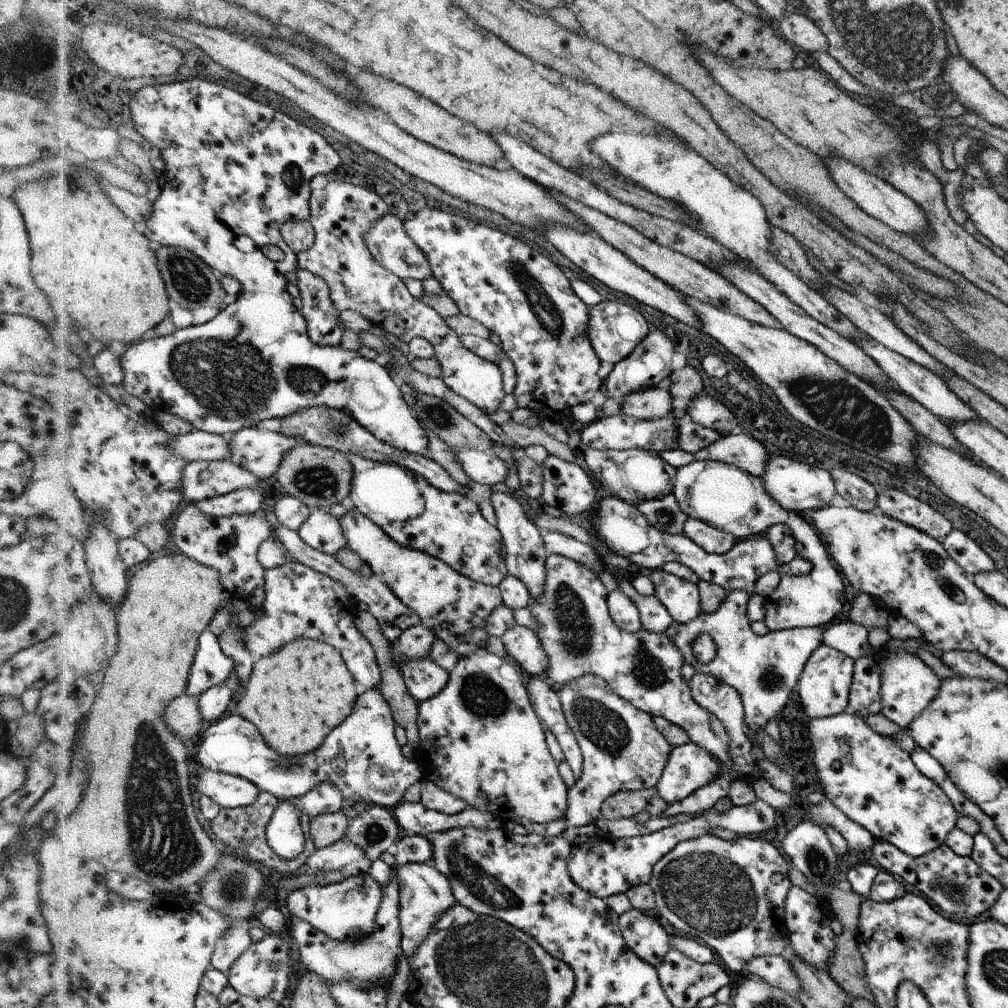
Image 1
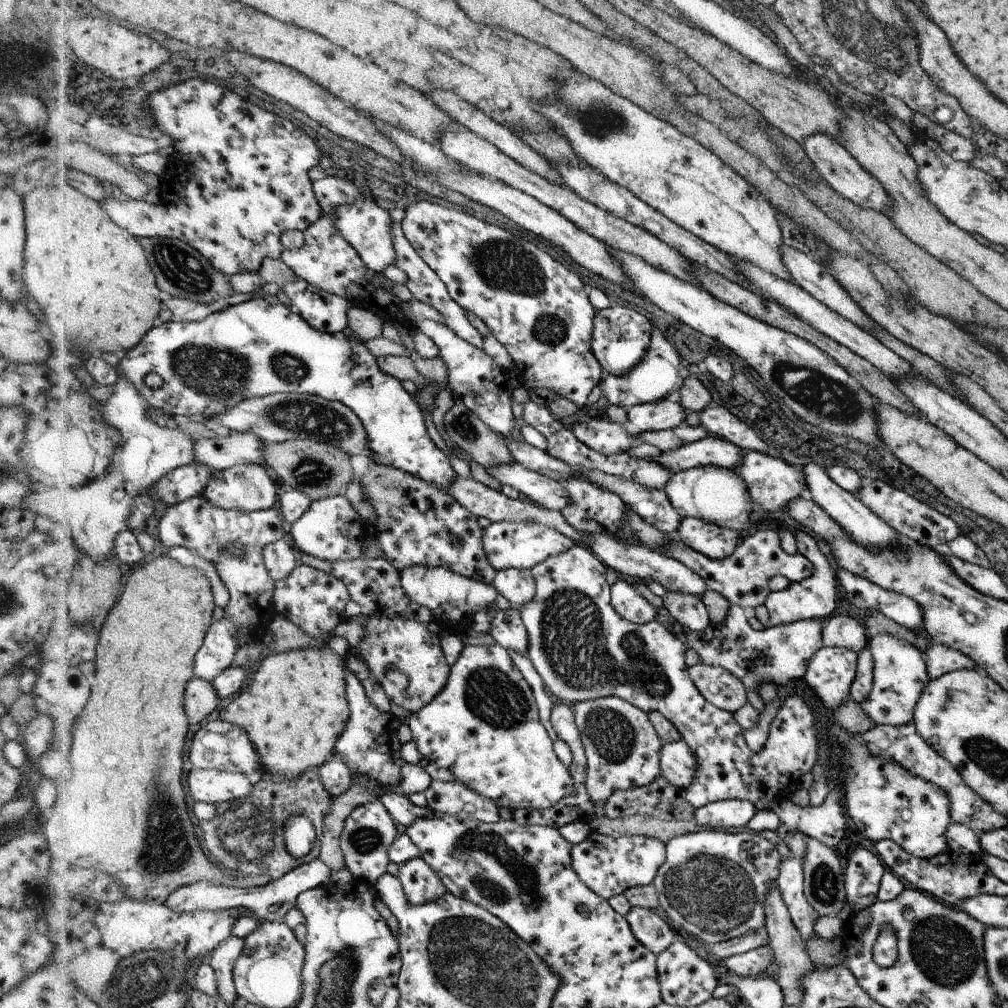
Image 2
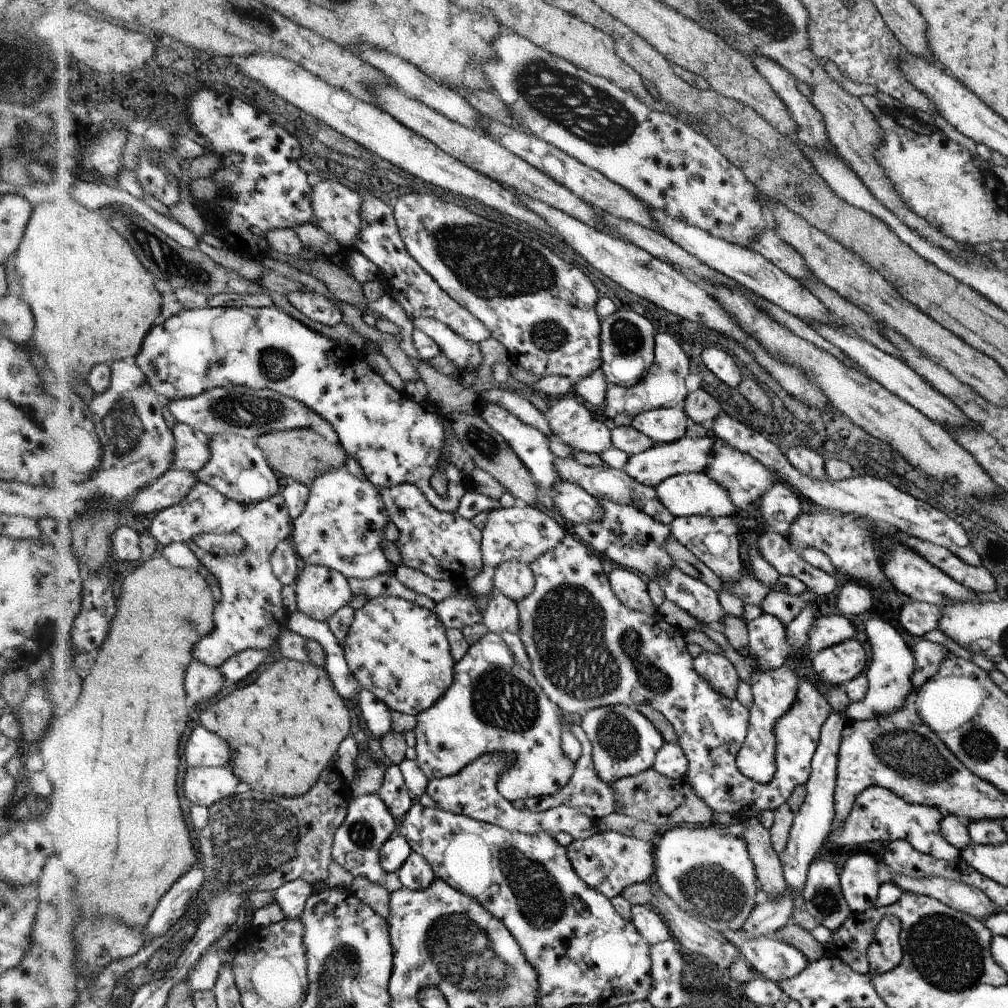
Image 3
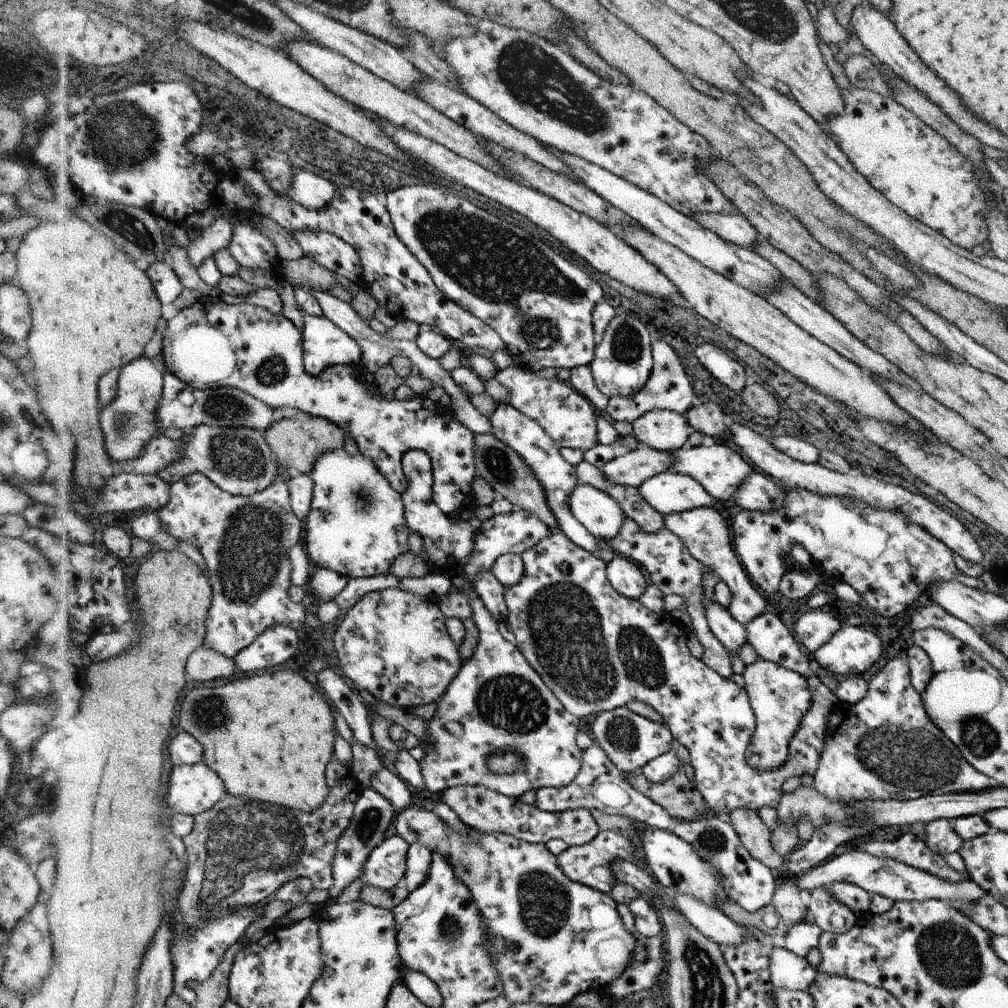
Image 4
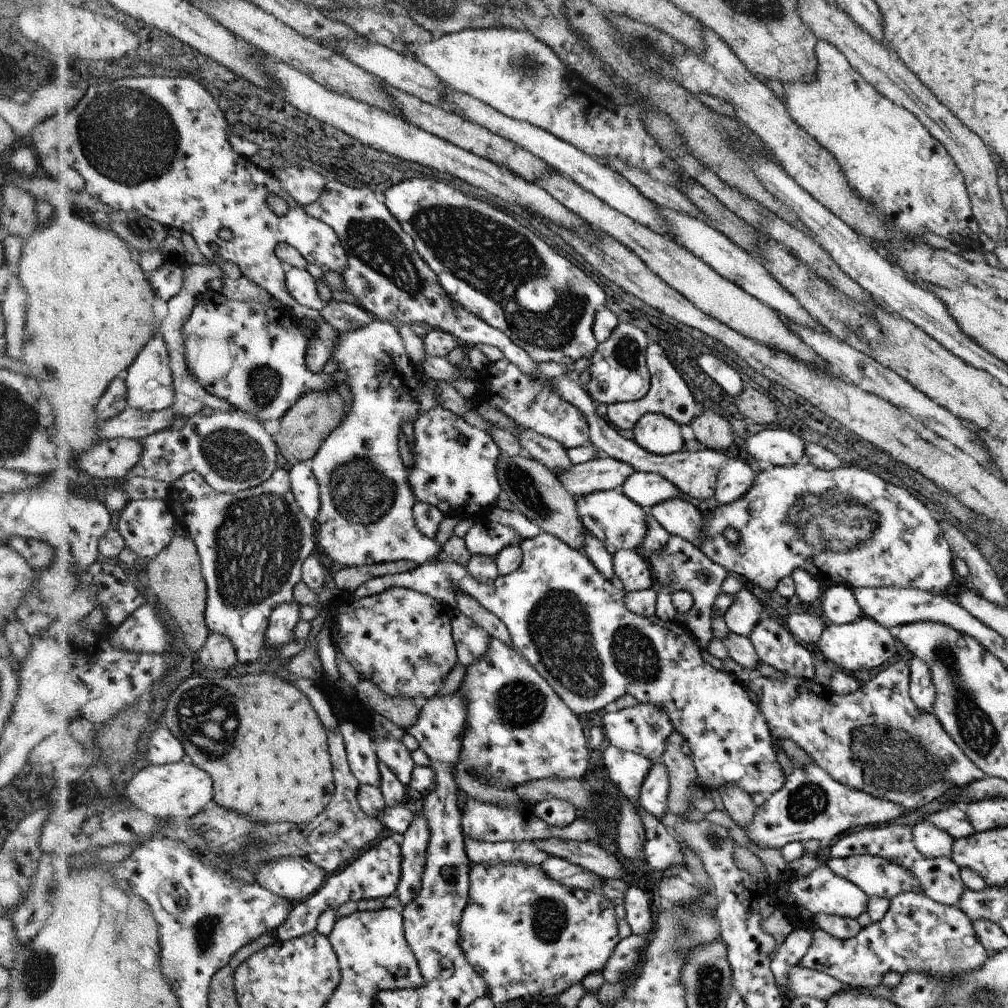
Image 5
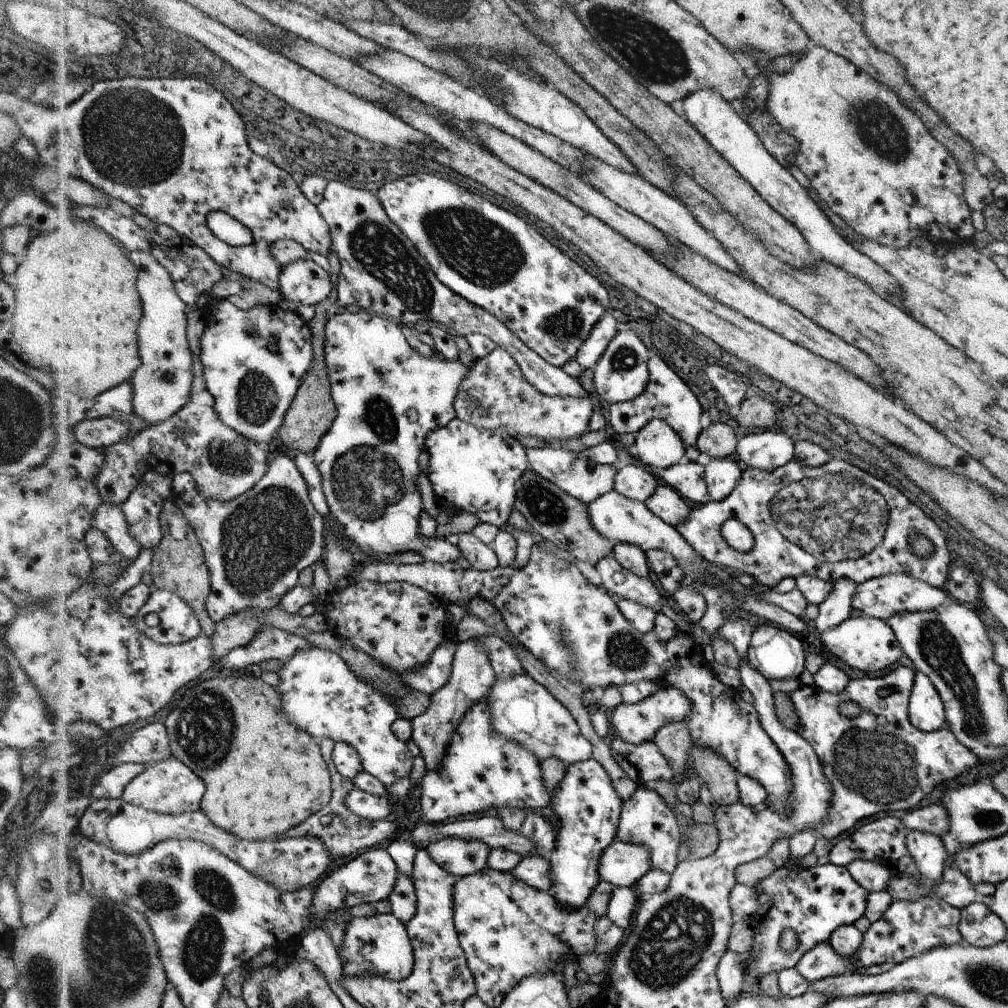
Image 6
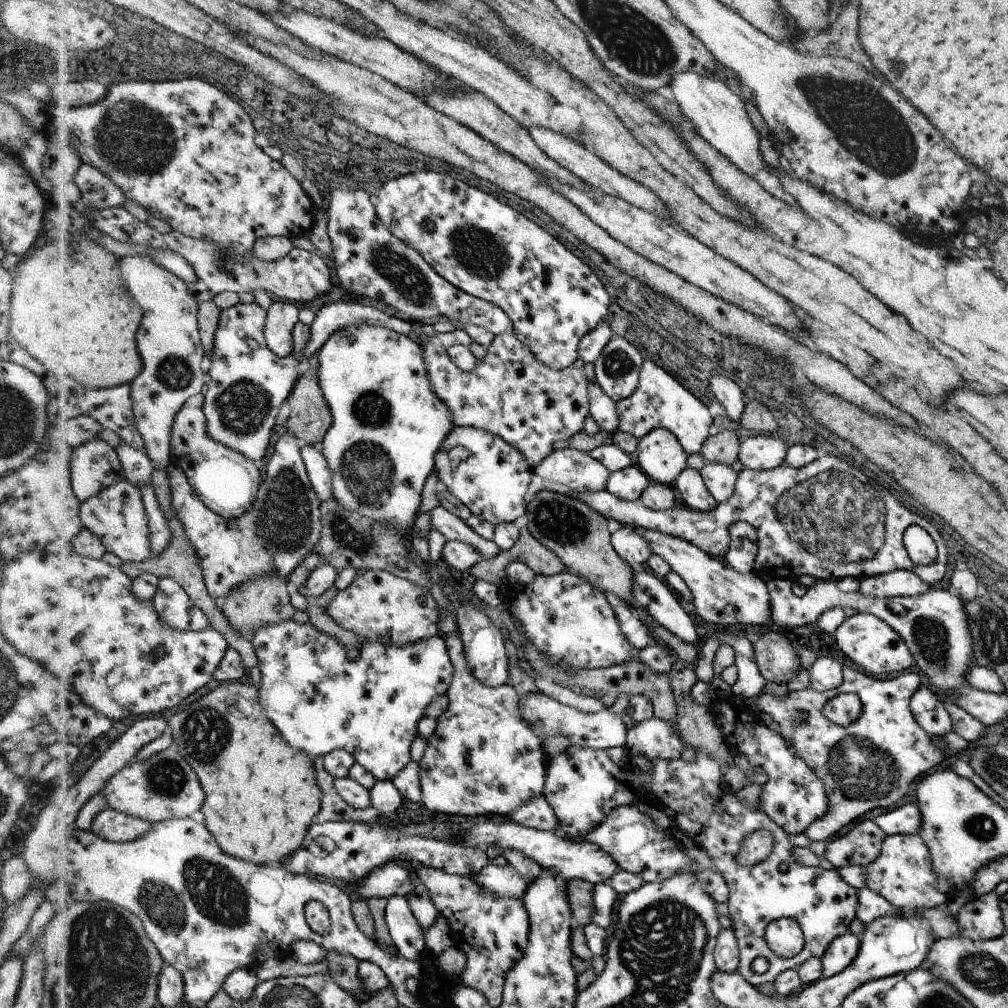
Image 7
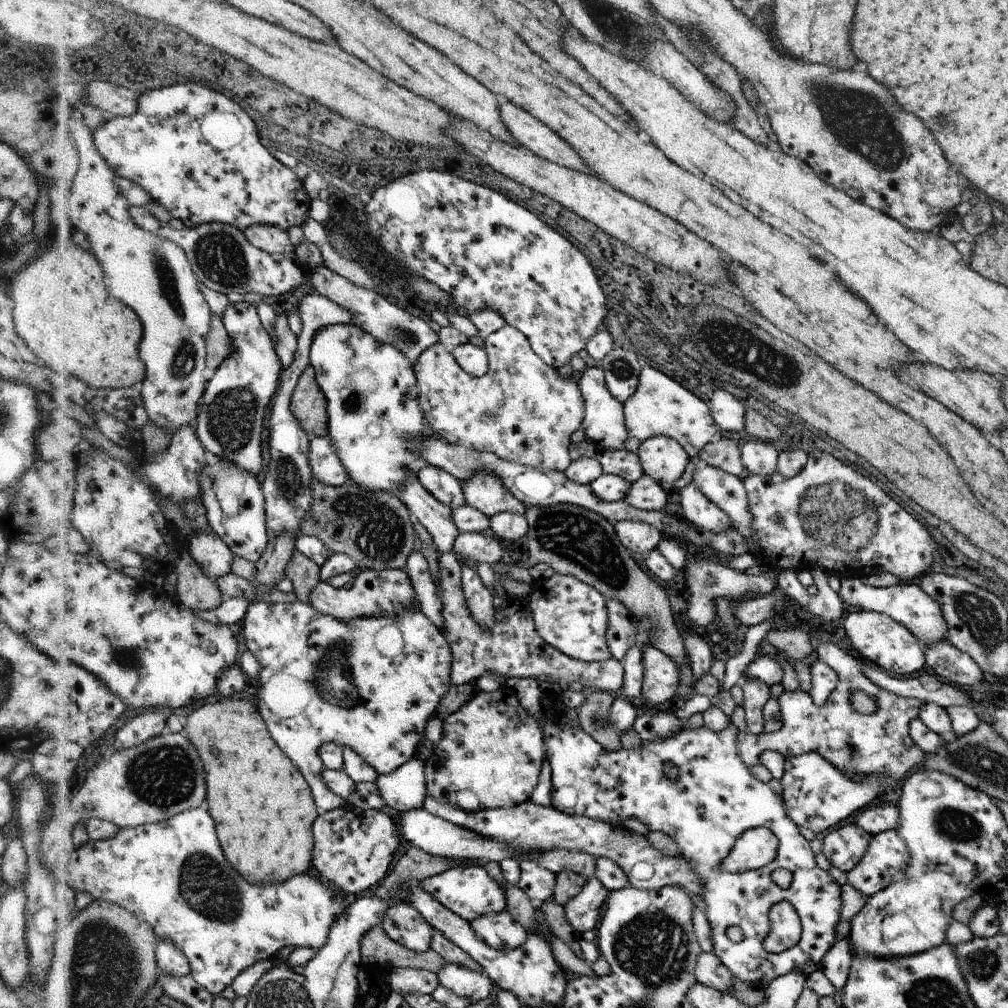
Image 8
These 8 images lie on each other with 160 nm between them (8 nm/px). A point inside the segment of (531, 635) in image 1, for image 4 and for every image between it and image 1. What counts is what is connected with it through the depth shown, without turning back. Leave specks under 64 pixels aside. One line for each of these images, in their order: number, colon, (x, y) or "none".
2: (507, 628)
3: (501, 615)
4: (491, 592)

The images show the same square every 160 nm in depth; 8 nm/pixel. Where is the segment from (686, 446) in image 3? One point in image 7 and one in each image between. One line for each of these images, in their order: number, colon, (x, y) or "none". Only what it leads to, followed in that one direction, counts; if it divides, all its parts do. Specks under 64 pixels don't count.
4: (631, 468)
5: (601, 474)
6: (583, 479)
7: (570, 469)

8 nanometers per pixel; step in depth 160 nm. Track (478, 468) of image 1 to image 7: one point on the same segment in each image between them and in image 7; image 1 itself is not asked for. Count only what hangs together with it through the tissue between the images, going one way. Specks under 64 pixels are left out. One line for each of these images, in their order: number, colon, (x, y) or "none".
2: (551, 494)
3: (576, 506)
4: (600, 514)
5: (611, 516)
6: (621, 520)
7: (721, 595)

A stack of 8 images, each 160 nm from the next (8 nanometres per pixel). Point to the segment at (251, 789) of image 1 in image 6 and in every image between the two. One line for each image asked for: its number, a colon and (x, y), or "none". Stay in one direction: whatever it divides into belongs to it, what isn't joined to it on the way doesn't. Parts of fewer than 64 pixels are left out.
2: (214, 786)
3: (204, 786)
4: (194, 789)
5: (182, 790)
6: (171, 787)

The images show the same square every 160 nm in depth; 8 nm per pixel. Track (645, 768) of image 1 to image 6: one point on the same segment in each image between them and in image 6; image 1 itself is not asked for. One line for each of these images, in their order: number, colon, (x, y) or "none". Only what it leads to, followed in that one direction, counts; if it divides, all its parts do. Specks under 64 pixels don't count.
2: (622, 748)
3: (625, 742)
4: (631, 741)
5: (644, 729)
6: (635, 723)

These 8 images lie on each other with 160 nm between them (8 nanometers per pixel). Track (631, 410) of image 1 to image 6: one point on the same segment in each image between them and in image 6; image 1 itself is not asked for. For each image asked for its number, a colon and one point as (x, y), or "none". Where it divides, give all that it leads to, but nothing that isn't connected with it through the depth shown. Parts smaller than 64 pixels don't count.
2: (665, 414)
3: (663, 425)
4: (663, 430)
5: (659, 434)
6: (658, 445)

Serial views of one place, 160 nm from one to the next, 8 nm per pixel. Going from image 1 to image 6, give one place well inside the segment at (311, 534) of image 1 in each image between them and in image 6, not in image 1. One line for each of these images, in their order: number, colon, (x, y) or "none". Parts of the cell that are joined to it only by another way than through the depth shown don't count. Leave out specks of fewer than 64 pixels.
2: (328, 531)
3: (341, 529)
4: (357, 526)
5: (365, 518)
6: (388, 396)

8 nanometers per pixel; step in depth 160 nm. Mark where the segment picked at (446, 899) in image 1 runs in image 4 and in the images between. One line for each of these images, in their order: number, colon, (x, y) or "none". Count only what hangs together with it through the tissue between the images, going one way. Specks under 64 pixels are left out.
2: (421, 884)
3: (416, 874)
4: (419, 861)

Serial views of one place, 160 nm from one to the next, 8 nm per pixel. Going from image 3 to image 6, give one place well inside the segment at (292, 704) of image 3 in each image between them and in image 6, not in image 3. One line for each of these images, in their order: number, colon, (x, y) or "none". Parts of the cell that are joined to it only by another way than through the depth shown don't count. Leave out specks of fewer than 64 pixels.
4: (271, 737)
5: (266, 748)
6: (266, 775)

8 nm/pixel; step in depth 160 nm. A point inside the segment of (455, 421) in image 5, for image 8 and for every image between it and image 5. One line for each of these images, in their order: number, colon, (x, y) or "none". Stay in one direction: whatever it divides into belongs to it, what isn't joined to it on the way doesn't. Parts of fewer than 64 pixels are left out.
6: (477, 469)
7: (482, 470)
8: (485, 492)

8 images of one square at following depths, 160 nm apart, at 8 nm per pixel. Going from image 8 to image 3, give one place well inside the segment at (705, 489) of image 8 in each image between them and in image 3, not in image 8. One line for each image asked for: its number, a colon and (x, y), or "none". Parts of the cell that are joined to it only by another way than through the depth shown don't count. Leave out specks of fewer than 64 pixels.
3: (780, 507)
4: (758, 492)
5: (736, 478)
6: (722, 475)
7: (720, 479)

